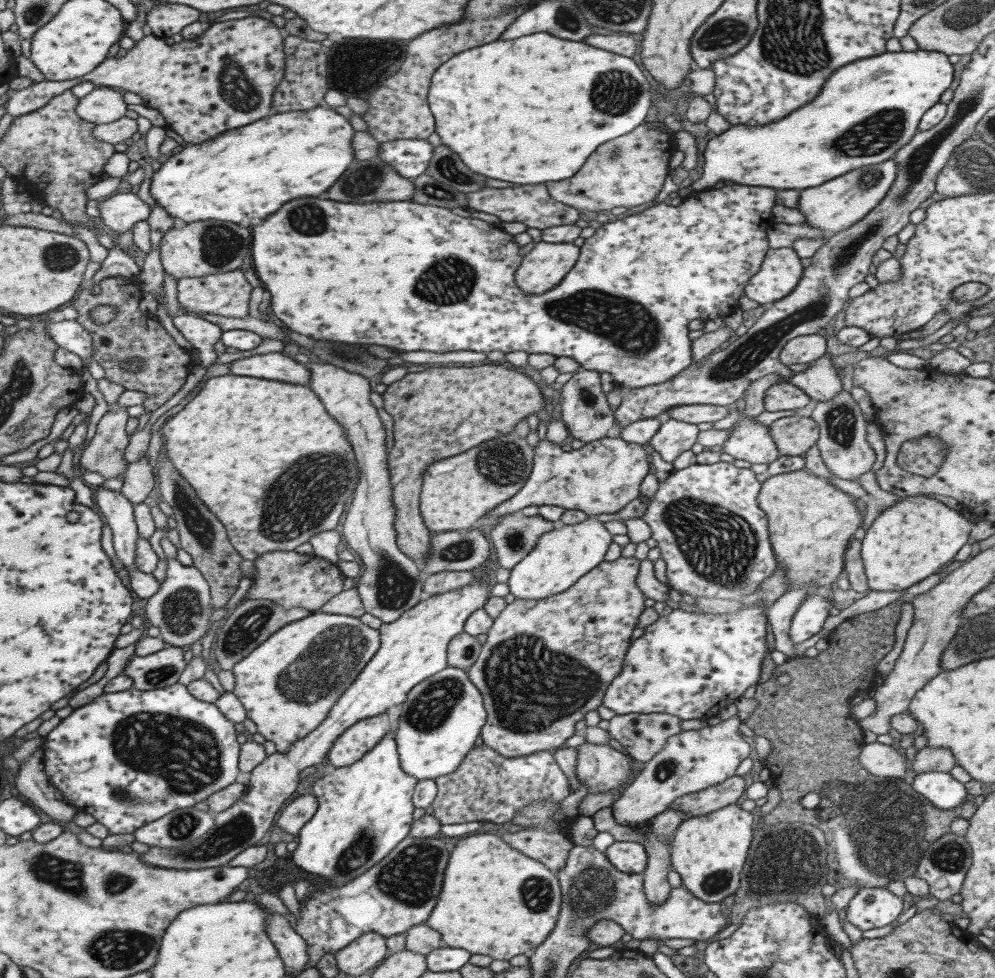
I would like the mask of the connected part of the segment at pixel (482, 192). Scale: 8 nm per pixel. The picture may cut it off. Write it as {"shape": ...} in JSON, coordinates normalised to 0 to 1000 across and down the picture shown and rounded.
{"shape":[[[546,188],[517,189],[509,192],[483,191],[468,197],[470,216],[495,219],[506,227],[525,227],[532,233],[546,235],[556,231],[576,229],[583,216],[569,209],[556,204]]]}

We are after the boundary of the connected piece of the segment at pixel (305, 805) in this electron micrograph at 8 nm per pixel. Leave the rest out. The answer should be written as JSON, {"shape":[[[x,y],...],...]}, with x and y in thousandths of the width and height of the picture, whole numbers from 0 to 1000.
{"shape":[[[316,812],[296,815],[280,830],[280,834],[276,838],[277,845],[281,849],[296,855],[305,843],[315,834],[319,823],[319,817]]]}

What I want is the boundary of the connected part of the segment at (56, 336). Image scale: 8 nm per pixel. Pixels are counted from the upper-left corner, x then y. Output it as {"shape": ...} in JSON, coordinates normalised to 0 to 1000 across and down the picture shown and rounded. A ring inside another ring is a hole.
{"shape":[[[75,326],[60,329],[48,329],[44,333],[48,345],[54,348],[57,355],[77,362],[86,373],[92,367],[92,348],[90,339],[84,336]]]}

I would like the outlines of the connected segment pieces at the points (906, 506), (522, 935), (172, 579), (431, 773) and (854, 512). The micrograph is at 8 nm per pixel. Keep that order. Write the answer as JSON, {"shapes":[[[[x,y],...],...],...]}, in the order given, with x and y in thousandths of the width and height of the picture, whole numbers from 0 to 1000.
{"shapes":[[[[928,506],[908,508],[887,519],[864,553],[864,571],[873,603],[909,603],[942,586],[972,555],[977,538],[965,524]]],[[[501,850],[463,857],[465,859],[461,859],[451,873],[445,906],[428,946],[442,955],[446,967],[465,970],[472,975],[486,975],[495,982],[511,983],[520,975],[533,974],[552,957],[562,935],[564,913],[558,893],[541,879],[526,875],[526,872],[508,863]]],[[[168,573],[167,581],[168,588],[158,605],[148,611],[144,628],[152,641],[160,643],[164,656],[186,664],[207,648],[211,641],[210,631],[216,622],[211,620],[208,594],[196,580],[184,579],[177,573]]],[[[448,681],[418,699],[409,709],[408,715],[403,719],[403,728],[399,734],[399,744],[395,746],[401,786],[407,791],[415,793],[418,798],[436,798],[455,789],[461,784],[466,773],[474,766],[477,755],[482,752],[483,743],[488,735],[485,726],[483,709],[470,694],[468,685]]],[[[809,479],[771,488],[765,495],[763,505],[761,505],[761,516],[771,529],[775,563],[777,563],[780,575],[789,581],[789,591],[792,593],[792,600],[788,607],[771,622],[771,636],[777,648],[778,664],[783,665],[793,673],[797,673],[799,665],[793,654],[795,632],[806,617],[808,609],[811,609],[812,605],[816,605],[818,602],[825,603],[831,613],[837,612],[837,606],[834,602],[835,595],[847,586],[849,562],[859,543],[866,537],[866,530],[863,521],[857,515],[855,506],[840,501],[831,491],[821,488]]]]}

